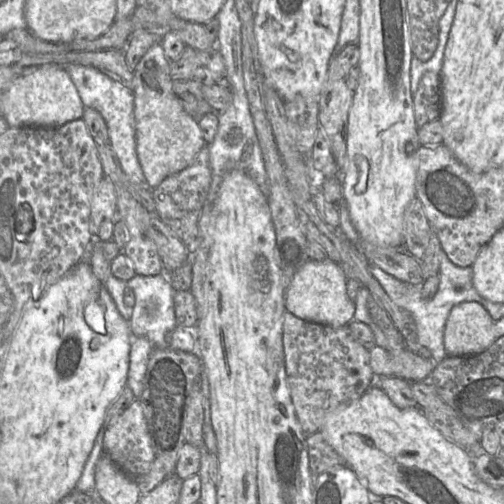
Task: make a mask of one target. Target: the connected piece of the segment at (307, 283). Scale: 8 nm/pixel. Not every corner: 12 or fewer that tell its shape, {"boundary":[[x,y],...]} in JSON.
{"boundary":[[309,259],[286,290],[286,311],[341,327],[354,318],[347,277]]}

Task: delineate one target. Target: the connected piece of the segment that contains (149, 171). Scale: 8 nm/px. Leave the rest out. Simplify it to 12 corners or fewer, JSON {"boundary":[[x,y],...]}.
{"boundary":[[162,43],[133,71],[136,151],[157,187],[206,145]]}

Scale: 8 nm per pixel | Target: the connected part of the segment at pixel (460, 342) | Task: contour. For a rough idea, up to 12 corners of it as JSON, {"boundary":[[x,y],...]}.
{"boundary":[[477,302],[452,308],[444,329],[450,356],[495,341],[495,321]]}

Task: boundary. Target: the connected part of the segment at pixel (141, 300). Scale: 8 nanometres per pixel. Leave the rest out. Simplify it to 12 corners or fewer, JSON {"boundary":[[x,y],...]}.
{"boundary":[[170,273],[126,282],[133,336],[199,356],[197,329],[179,324]]}

